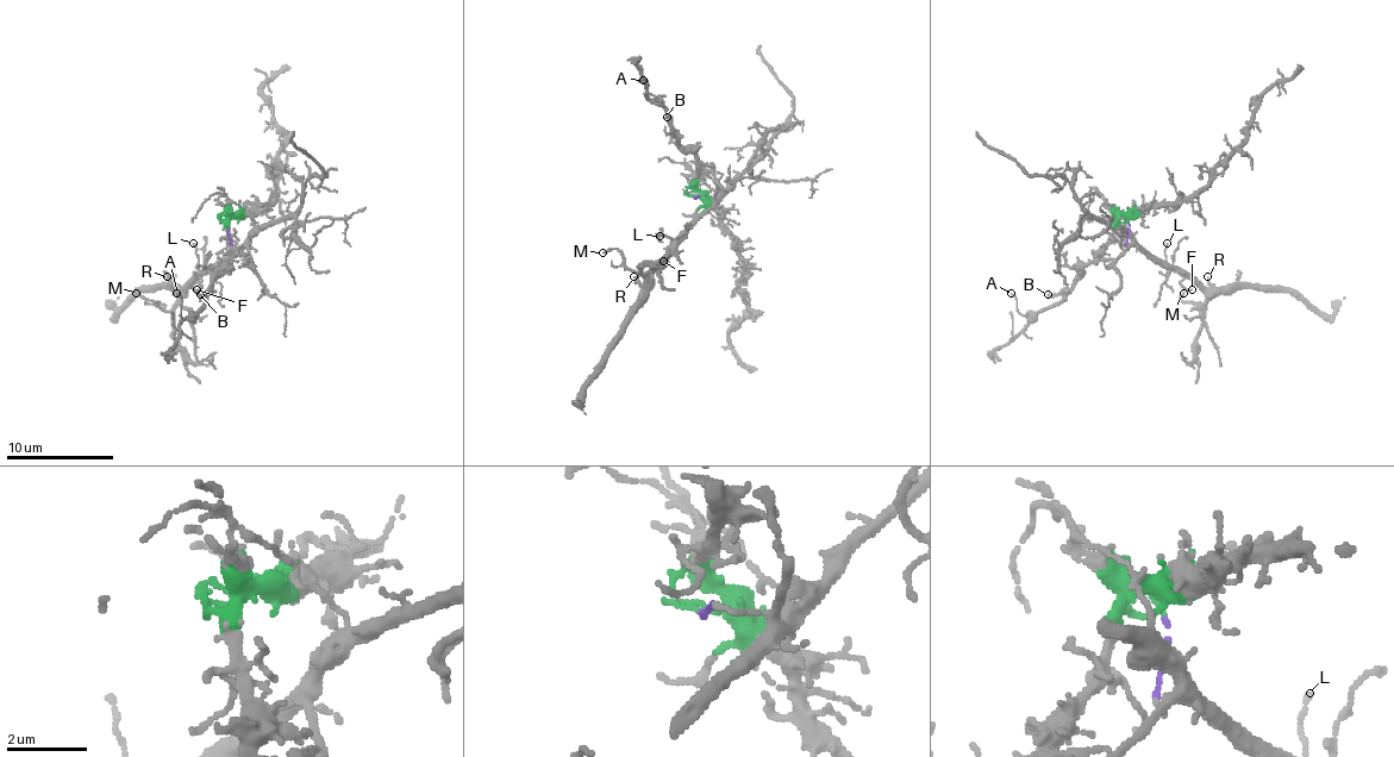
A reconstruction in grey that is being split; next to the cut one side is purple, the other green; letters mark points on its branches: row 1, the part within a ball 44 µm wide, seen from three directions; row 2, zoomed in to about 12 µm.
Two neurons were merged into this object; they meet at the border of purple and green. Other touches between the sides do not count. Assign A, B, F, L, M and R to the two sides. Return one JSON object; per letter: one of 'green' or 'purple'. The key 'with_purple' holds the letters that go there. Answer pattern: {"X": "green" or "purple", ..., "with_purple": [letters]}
{"A": "green", "B": "green", "F": "purple", "L": "purple", "M": "purple", "R": "purple", "with_purple": ["F", "L", "M", "R"]}

